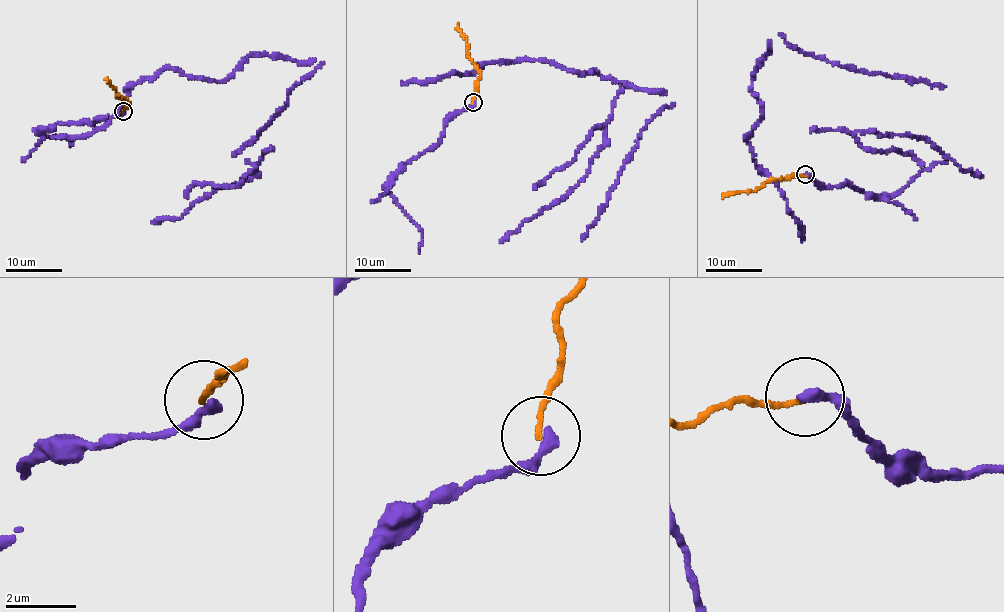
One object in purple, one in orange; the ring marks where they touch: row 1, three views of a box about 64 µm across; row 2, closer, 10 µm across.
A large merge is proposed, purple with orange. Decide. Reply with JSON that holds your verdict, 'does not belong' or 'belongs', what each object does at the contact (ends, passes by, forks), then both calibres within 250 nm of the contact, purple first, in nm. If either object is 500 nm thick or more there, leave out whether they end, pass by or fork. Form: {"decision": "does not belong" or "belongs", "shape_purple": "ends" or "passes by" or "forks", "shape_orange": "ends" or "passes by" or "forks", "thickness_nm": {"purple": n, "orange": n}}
{"decision": "does not belong", "shape_purple": "ends", "shape_orange": "ends", "thickness_nm": {"purple": 320, "orange": 130}}

